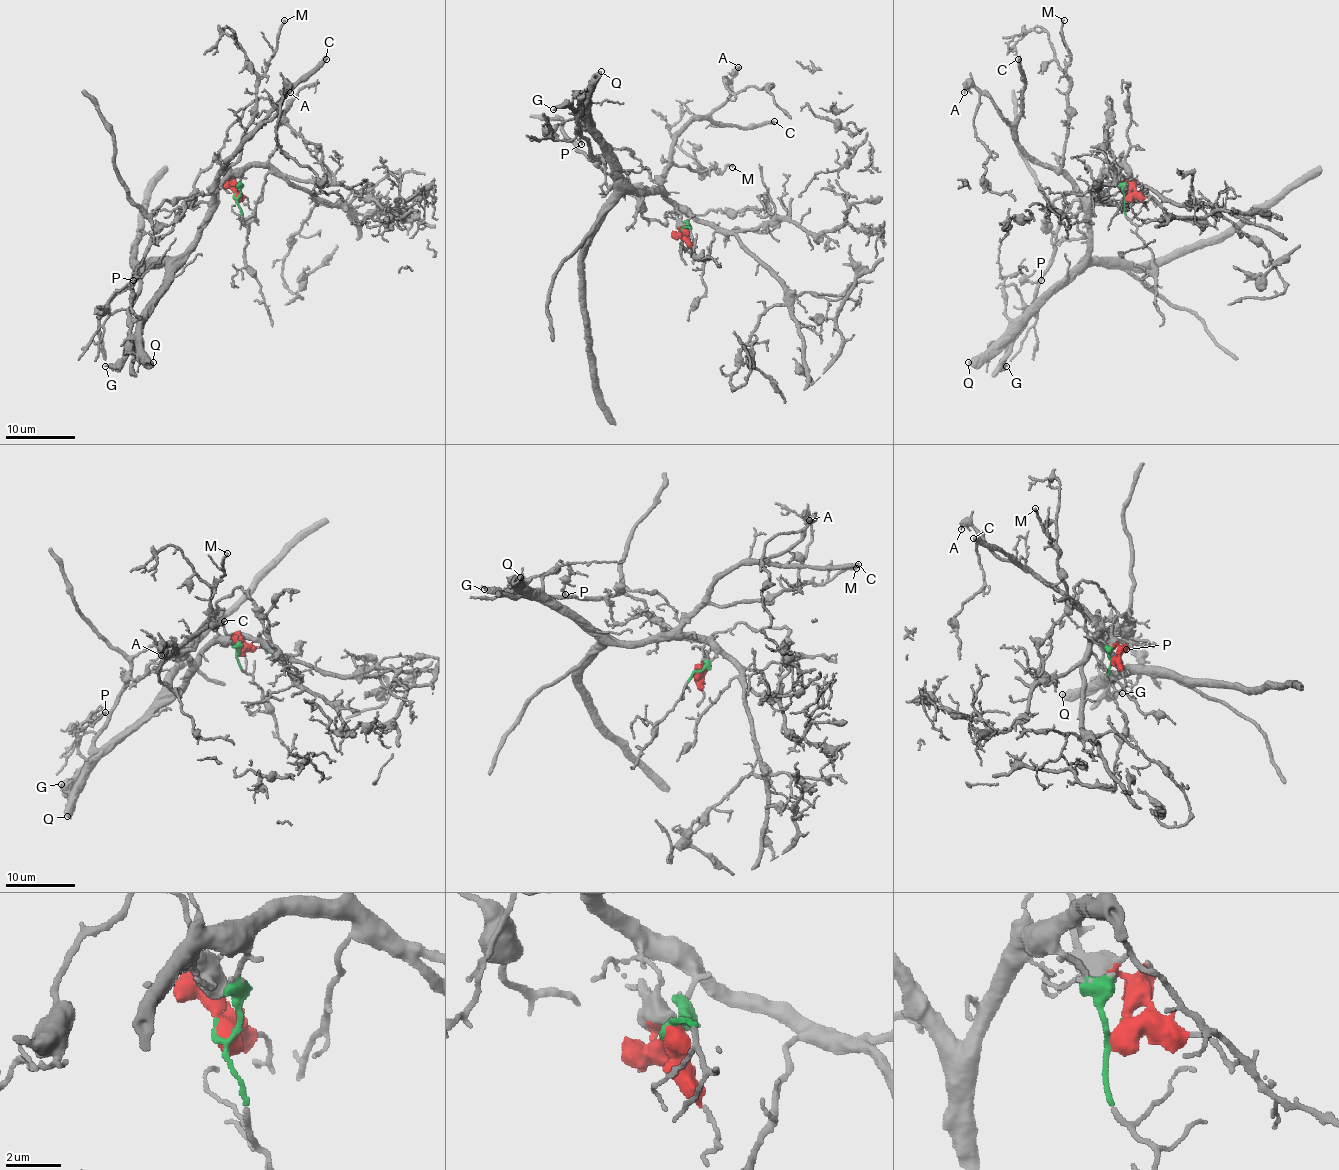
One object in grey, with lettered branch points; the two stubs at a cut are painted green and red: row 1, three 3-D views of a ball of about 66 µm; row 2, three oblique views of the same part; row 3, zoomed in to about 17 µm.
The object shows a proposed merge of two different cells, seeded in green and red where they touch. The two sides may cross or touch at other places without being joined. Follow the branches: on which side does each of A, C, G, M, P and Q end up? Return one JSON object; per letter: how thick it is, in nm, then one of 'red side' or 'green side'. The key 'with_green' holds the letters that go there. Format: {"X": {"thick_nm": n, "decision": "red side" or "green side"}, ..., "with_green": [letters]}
{"A": {"thick_nm": 280, "decision": "green side"}, "C": {"thick_nm": 400, "decision": "green side"}, "G": {"thick_nm": 240, "decision": "green side"}, "M": {"thick_nm": 180, "decision": "green side"}, "P": {"thick_nm": 120, "decision": "green side"}, "Q": {"thick_nm": 420, "decision": "green side"}, "with_green": ["A", "C", "G", "M", "P", "Q"]}

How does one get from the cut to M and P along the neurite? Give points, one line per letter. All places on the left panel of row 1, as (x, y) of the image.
M: (234, 197), (239, 193), (238, 174), (226, 179), (215, 198), (215, 179), (239, 155), (257, 79), (284, 20)
P: (234, 197), (239, 193), (238, 174), (226, 179), (214, 212), (141, 319), (130, 306), (134, 280)

